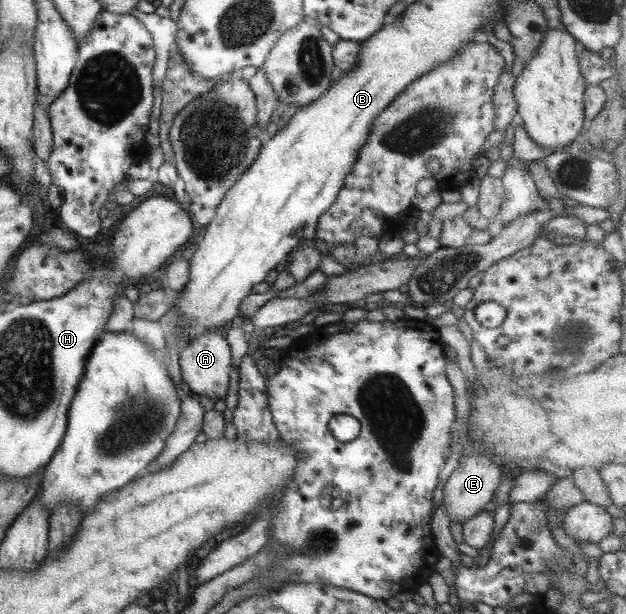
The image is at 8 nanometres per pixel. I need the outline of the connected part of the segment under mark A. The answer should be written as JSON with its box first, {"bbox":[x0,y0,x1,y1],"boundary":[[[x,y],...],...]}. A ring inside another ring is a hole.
{"bbox":[178,329,230,399],"boundary":[[[204,329],[181,349],[178,353],[181,379],[189,390],[196,395],[204,395],[208,399],[223,399],[228,391],[228,373],[230,373],[230,348],[224,335],[216,329]]]}

